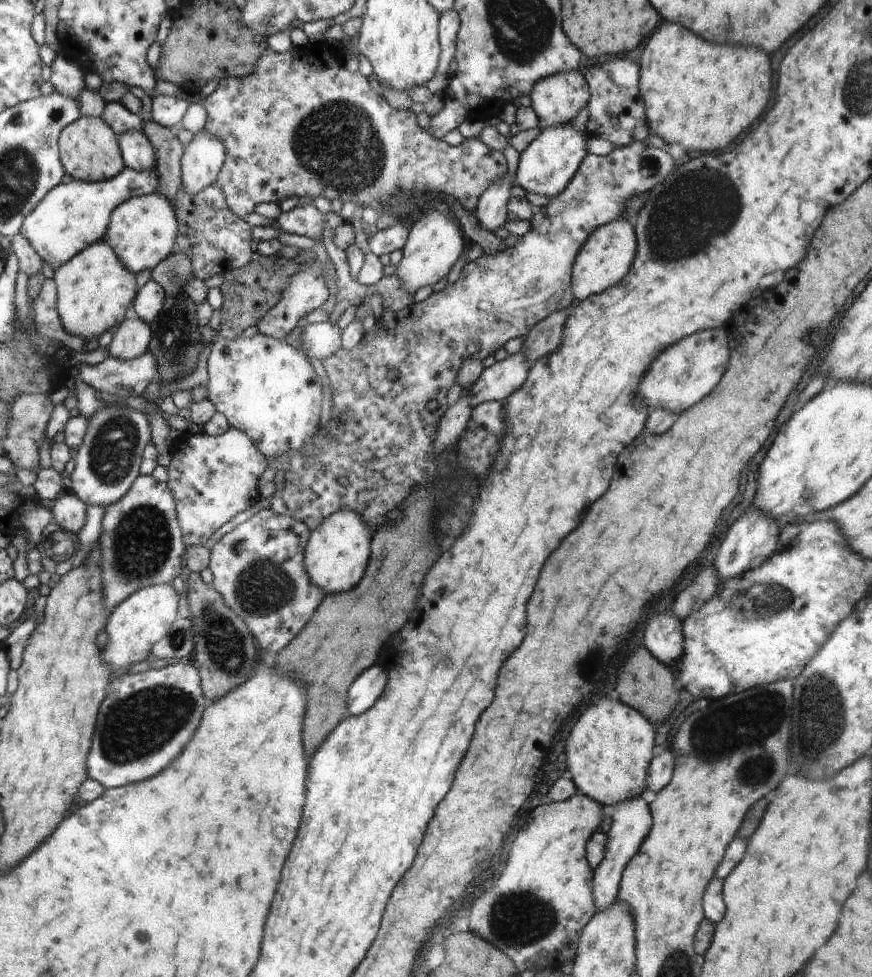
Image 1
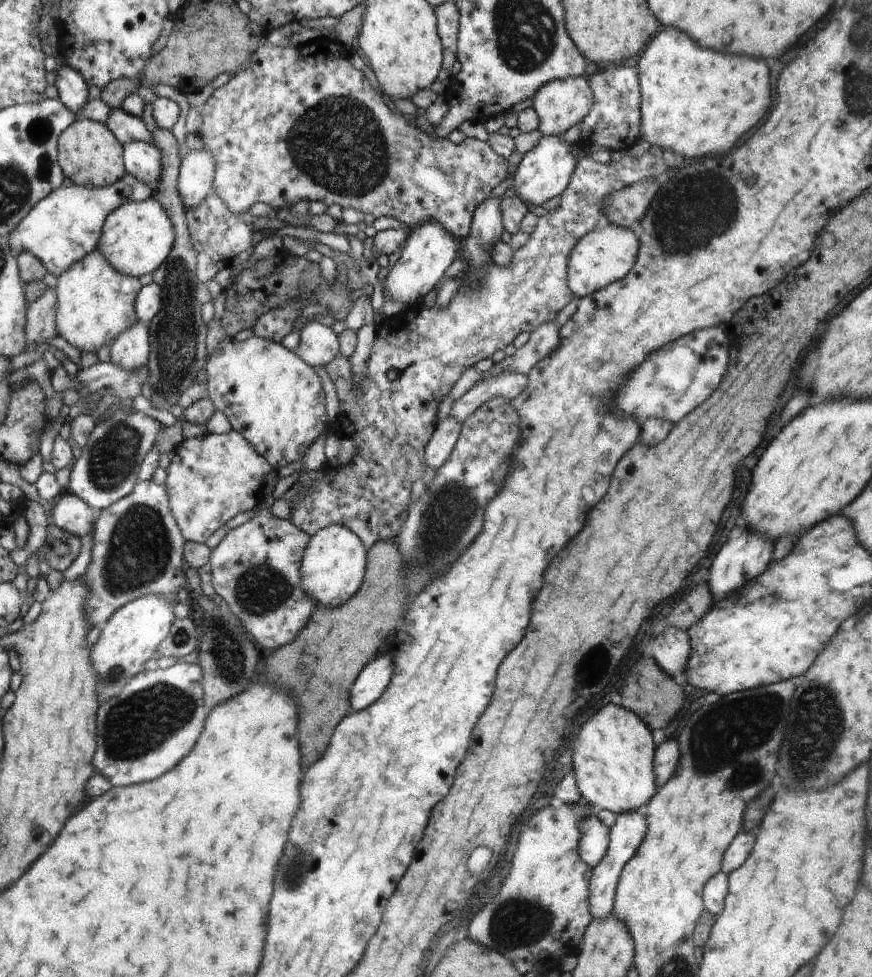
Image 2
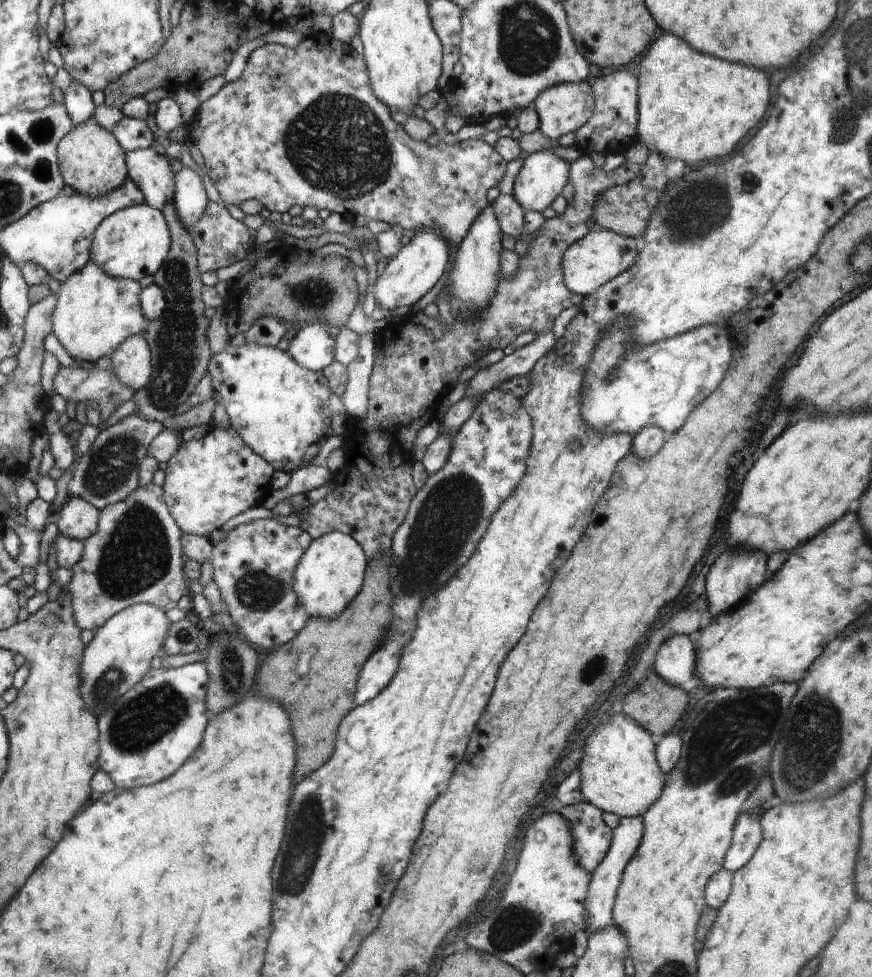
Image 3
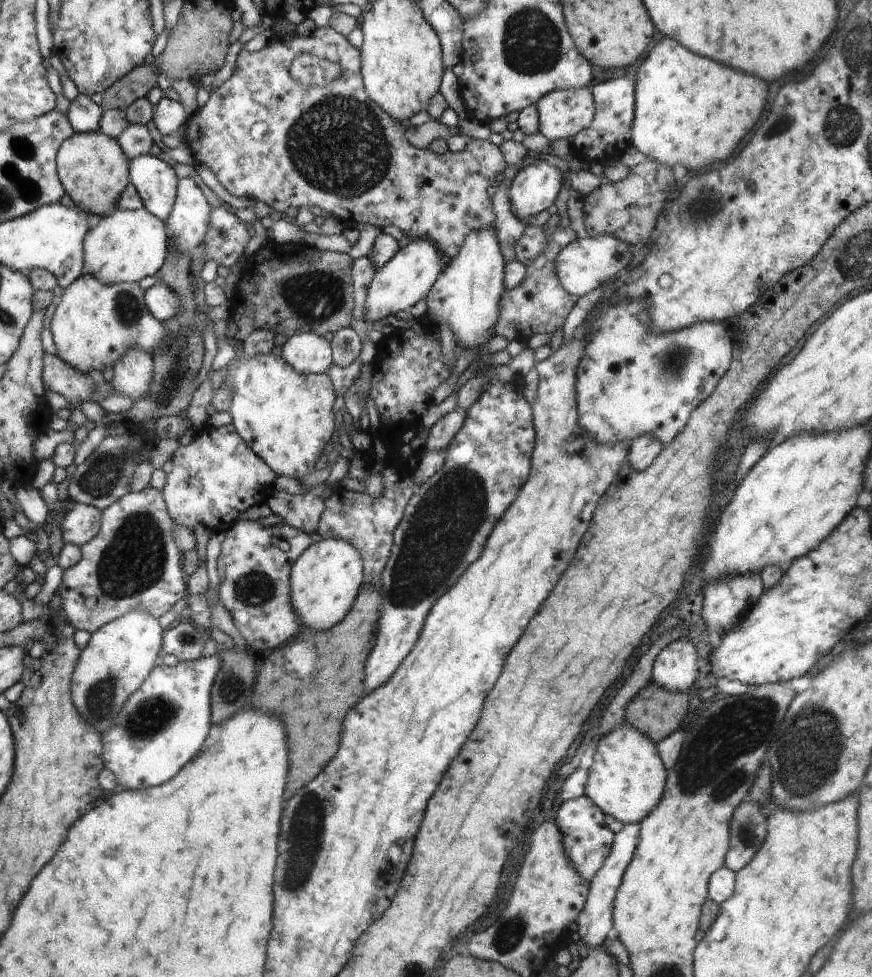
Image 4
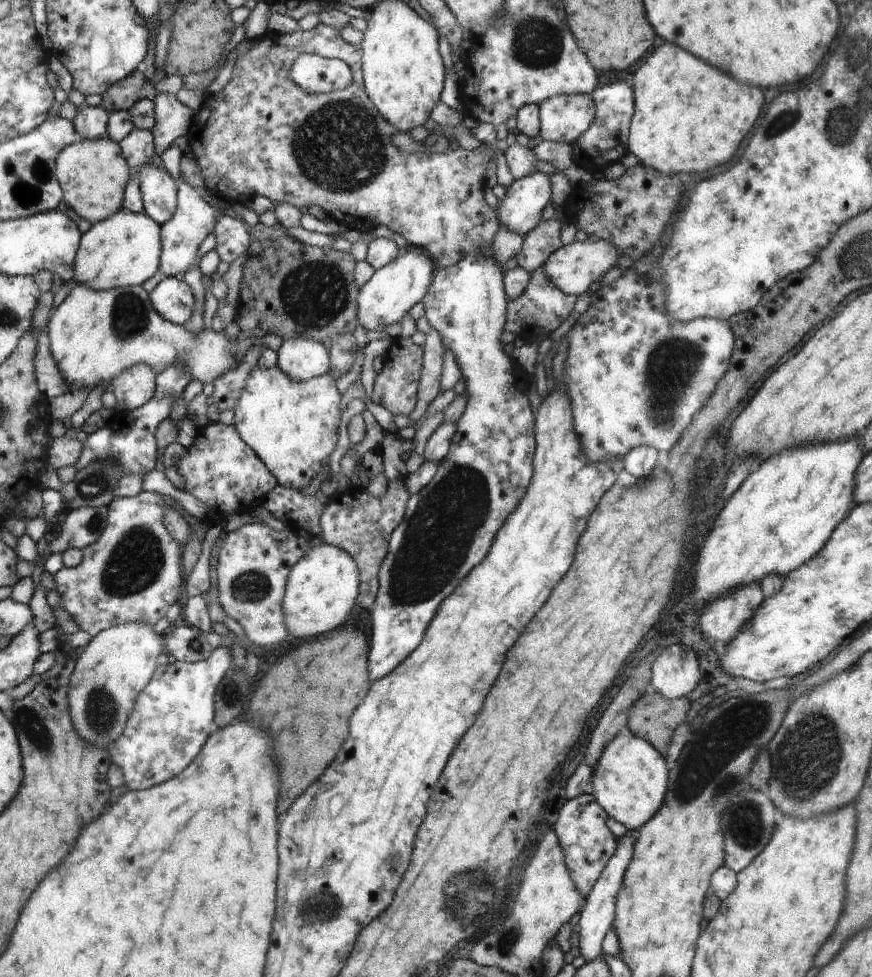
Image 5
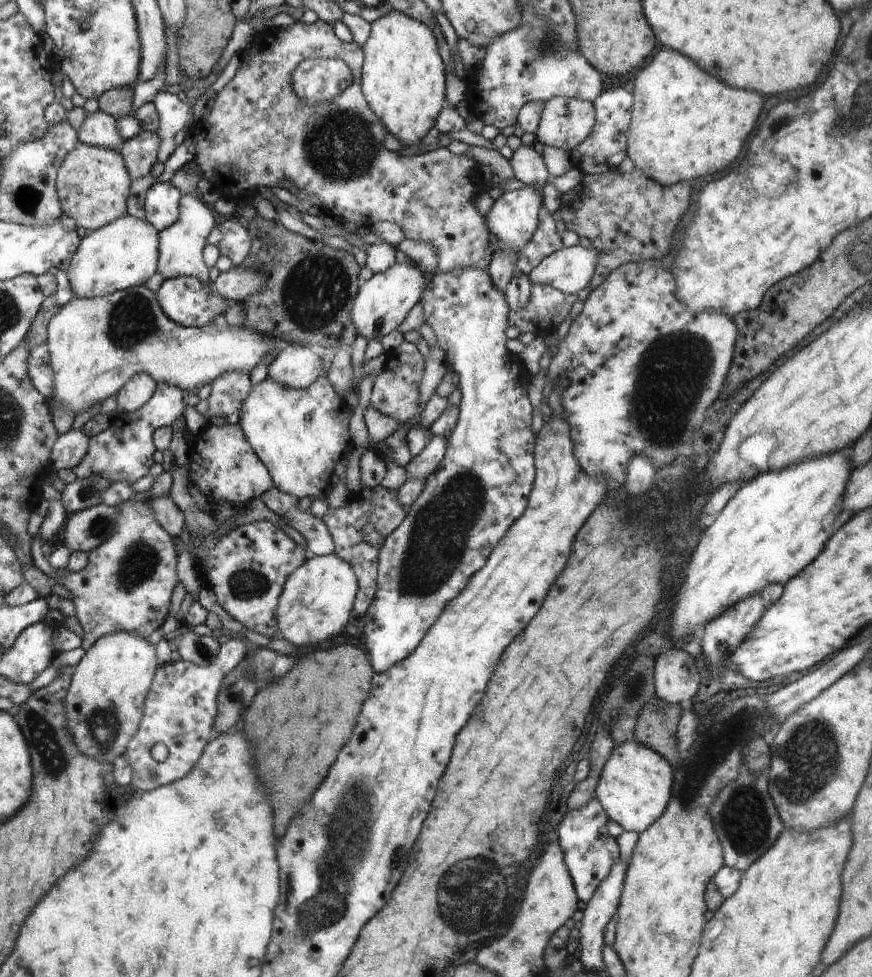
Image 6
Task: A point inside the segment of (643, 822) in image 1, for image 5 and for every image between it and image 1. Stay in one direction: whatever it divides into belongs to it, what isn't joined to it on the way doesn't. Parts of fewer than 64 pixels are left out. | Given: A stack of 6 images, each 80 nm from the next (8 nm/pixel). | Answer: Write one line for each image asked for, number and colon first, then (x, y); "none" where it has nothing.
2: (625, 836)
3: (602, 892)
4: (595, 924)
5: (599, 913)

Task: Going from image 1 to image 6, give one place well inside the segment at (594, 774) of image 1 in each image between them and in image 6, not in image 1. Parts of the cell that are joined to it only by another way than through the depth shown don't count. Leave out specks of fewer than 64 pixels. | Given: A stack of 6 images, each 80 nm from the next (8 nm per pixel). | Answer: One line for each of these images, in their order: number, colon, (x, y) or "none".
2: (613, 759)
3: (620, 774)
4: (627, 779)
5: (630, 780)
6: (634, 789)

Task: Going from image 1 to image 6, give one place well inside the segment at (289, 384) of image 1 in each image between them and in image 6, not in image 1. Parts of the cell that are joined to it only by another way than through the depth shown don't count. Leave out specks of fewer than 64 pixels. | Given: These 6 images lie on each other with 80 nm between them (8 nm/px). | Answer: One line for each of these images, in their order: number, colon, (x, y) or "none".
2: (274, 398)
3: (279, 408)
4: (287, 418)
5: (291, 425)
6: (300, 434)

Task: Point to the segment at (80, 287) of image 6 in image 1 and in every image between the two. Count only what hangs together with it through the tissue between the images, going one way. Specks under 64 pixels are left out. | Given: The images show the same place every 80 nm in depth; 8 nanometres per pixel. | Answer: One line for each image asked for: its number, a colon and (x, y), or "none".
1: (142, 231)
2: (138, 237)
3: (134, 242)
4: (128, 245)
5: (125, 249)

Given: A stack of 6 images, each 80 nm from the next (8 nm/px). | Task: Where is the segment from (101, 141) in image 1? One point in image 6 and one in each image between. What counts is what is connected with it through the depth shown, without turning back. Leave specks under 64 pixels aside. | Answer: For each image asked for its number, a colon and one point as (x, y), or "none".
2: (93, 157)
3: (94, 163)
4: (95, 168)
5: (95, 174)
6: (94, 181)

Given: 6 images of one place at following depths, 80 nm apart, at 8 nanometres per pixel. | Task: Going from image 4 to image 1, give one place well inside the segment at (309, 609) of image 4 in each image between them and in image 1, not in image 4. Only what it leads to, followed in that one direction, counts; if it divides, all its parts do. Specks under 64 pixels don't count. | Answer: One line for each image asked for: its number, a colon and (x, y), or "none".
1: (337, 555)
2: (333, 568)
3: (330, 574)

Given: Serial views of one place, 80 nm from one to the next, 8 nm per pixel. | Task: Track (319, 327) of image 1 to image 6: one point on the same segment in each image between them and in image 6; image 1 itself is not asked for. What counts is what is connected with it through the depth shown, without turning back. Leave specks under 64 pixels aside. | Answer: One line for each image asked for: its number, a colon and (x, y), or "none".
2: (319, 345)
3: (312, 347)
4: (308, 353)
5: (301, 359)
6: (297, 366)

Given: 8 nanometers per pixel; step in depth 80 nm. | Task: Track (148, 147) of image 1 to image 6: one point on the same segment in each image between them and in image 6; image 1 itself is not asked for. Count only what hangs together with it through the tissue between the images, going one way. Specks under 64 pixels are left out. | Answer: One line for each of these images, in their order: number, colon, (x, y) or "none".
2: (143, 160)
3: (151, 171)
4: (156, 181)
5: (158, 188)
6: (162, 202)

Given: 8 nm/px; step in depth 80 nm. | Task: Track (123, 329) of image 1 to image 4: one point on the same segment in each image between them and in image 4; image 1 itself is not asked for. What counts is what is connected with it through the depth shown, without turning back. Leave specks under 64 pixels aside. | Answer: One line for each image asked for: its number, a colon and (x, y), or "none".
2: (130, 350)
3: (132, 363)
4: (133, 373)

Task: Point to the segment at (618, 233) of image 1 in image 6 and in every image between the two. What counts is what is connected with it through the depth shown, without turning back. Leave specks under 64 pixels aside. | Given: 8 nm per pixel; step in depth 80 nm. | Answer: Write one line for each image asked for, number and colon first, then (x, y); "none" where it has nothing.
2: (608, 252)
3: (600, 255)
4: (584, 264)
5: (574, 268)
6: (569, 269)

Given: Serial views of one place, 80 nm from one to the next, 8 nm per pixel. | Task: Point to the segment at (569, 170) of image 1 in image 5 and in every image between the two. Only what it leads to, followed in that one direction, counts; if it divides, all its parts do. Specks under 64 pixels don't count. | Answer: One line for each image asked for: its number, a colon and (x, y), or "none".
2: (545, 171)
3: (541, 179)
4: (534, 188)
5: (520, 211)

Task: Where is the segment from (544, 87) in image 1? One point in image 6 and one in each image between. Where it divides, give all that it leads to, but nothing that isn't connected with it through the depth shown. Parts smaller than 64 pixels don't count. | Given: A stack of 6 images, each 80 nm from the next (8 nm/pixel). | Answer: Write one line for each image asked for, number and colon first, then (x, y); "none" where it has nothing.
2: (560, 104)
3: (565, 108)
4: (564, 113)
5: (565, 118)
6: (565, 122)

